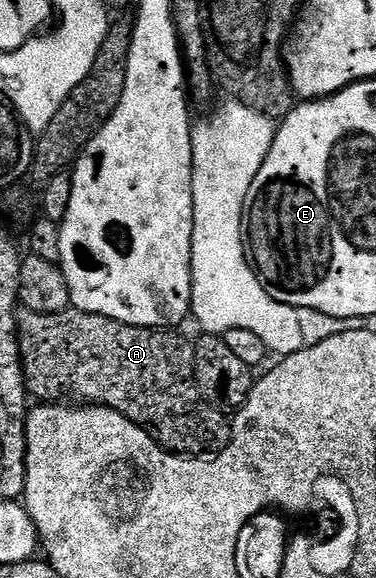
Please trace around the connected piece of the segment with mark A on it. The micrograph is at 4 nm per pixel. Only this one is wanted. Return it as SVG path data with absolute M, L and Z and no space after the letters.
M69 310L67 312L56 312L53 316L47 316L41 312L25 311L18 320L18 335L20 337L20 363L24 365L24 381L28 387L29 393L33 397L37 396L40 402L60 402L63 396L73 396L73 401L83 402L88 406L103 406L112 408L115 412L120 412L126 418L130 418L134 423L139 424L151 431L153 438L169 452L183 454L188 458L204 458L209 454L223 452L224 447L230 443L230 424L226 419L225 413L221 409L209 404L201 385L198 383L198 377L194 367L194 348L191 343L187 344L176 330L157 330L154 328L139 328L118 322L114 318L106 318L98 314L89 312L78 312Z

